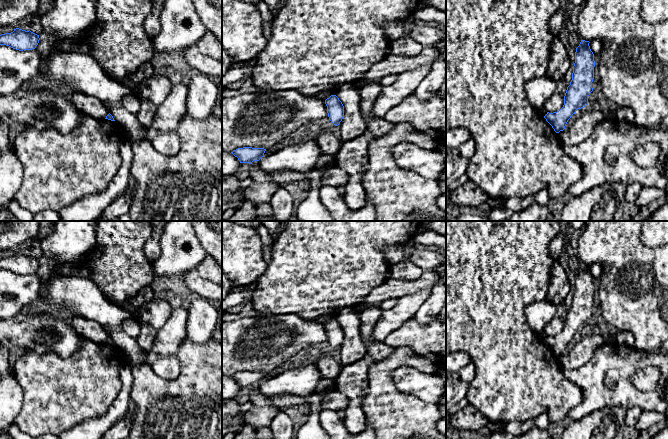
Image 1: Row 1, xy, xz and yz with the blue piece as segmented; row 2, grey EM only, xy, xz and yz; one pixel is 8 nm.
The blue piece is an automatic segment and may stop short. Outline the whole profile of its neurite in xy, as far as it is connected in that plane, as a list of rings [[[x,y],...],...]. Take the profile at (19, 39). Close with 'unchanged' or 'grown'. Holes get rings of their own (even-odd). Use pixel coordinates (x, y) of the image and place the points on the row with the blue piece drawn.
[[[19,28],[11,33],[0,35],[0,45],[6,45],[19,51],[35,49],[39,40],[39,35]]]; unchanged

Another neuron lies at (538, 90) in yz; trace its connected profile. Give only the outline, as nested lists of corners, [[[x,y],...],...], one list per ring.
[[[546,75],[531,79],[525,84],[526,96],[536,110],[545,106],[555,88],[556,82]]]

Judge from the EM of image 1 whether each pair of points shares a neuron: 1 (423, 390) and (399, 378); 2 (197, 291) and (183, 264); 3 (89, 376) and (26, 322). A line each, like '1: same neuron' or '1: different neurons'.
1: same neuron
2: different neurons
3: different neurons

